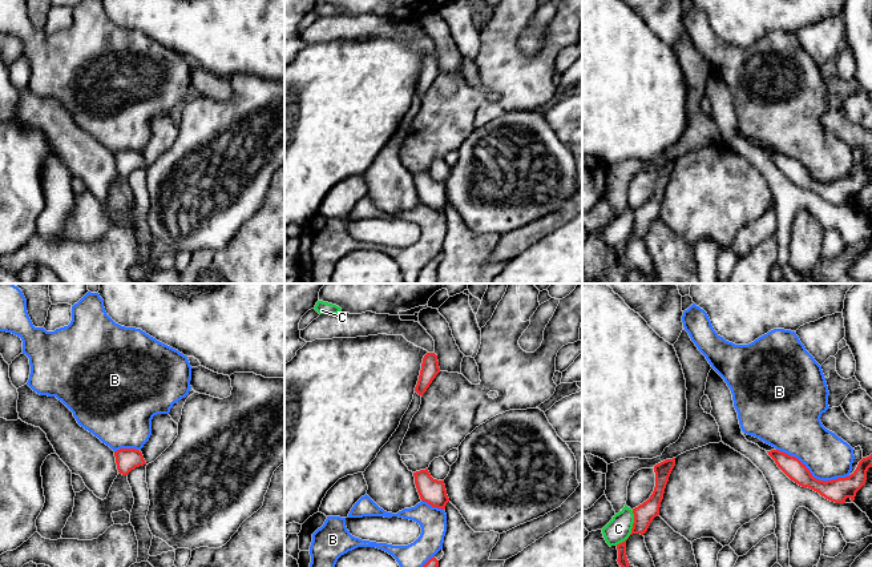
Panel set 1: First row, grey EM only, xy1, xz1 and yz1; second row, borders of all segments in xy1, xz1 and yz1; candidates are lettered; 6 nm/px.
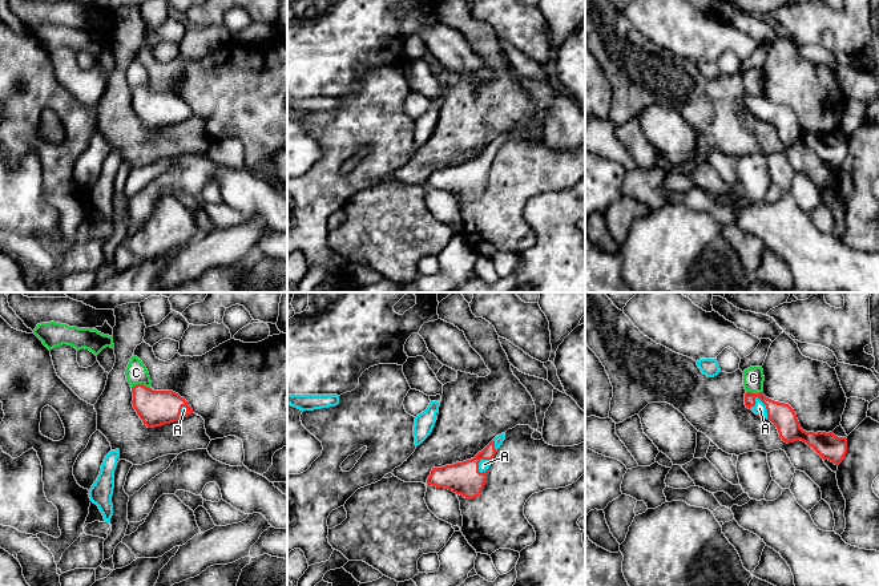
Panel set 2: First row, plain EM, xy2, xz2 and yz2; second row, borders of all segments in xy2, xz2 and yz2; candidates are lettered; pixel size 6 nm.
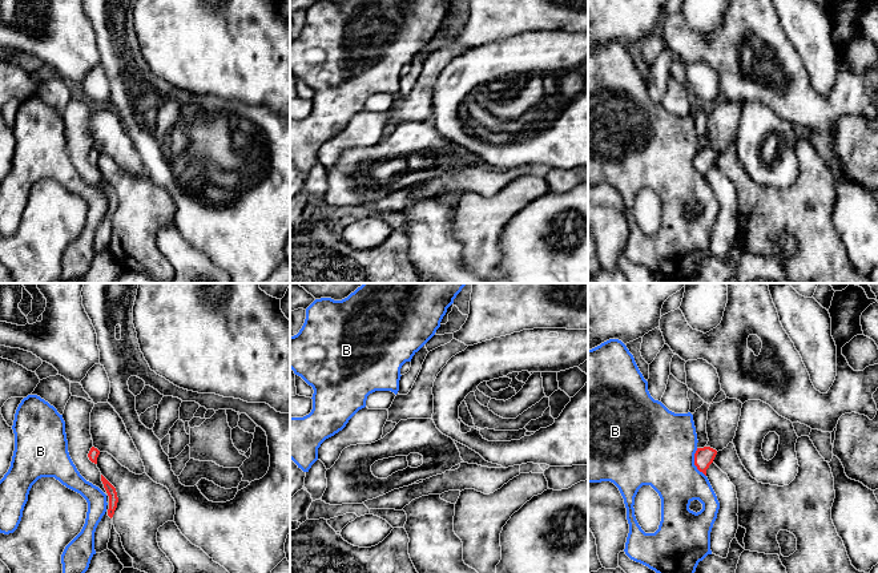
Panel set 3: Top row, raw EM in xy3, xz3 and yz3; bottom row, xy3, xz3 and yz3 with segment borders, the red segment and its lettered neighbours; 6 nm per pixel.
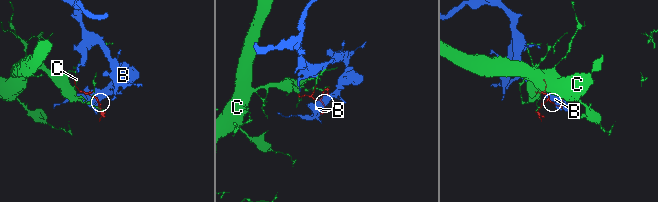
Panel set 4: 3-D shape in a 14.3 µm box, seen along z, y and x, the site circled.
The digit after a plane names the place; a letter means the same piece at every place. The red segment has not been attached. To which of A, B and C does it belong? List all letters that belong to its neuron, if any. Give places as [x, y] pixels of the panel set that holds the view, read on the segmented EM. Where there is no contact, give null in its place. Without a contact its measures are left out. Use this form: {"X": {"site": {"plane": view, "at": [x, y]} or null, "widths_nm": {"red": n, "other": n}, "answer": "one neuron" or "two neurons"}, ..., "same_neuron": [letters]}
{"A": {"site": {"plane": "yz2", "at": [766, 407]}, "widths_nm": {"red": 150, "other": 80}, "answer": "one neuron"}, "B": {"site": {"plane": "yz1", "at": [811, 475]}, "widths_nm": {"red": 140, "other": 280}, "answer": "two neurons"}, "C": {"site": {"plane": "yz1", "at": [634, 522]}, "widths_nm": {"red": 120, "other": 150}, "answer": "two neurons"}, "same_neuron": ["A"]}

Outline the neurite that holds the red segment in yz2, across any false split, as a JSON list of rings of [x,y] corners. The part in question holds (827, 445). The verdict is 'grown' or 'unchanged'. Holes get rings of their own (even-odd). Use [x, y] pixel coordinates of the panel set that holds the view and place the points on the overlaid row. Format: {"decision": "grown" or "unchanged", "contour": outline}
{"decision": "grown", "contour": [[[763,392],[745,393],[745,405],[755,415],[770,420],[785,442],[803,441],[823,460],[839,465],[847,453],[847,437],[838,437],[832,432],[806,432],[801,428],[794,409],[785,403],[774,401]]]}

